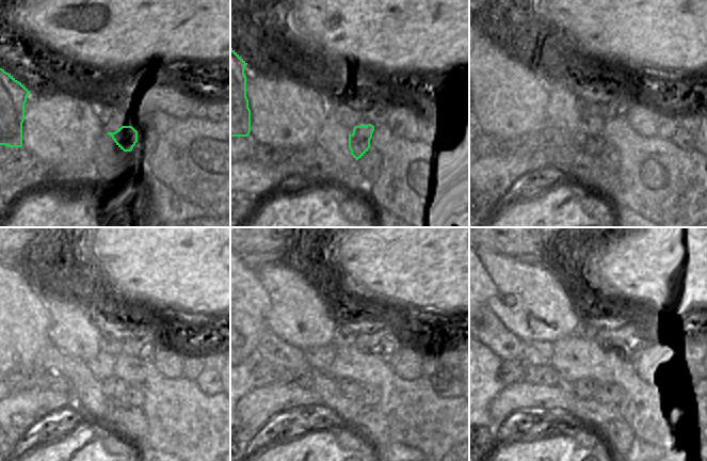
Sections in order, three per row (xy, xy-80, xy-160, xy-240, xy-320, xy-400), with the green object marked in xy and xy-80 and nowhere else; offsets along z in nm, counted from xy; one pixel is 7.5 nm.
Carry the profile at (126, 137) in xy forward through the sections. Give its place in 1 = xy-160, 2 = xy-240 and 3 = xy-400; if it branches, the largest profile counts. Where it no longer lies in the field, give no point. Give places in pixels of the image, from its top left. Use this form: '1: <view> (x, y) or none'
1: xy-160 (594, 145)
2: xy-240 (114, 387)
3: xy-400 (584, 388)

